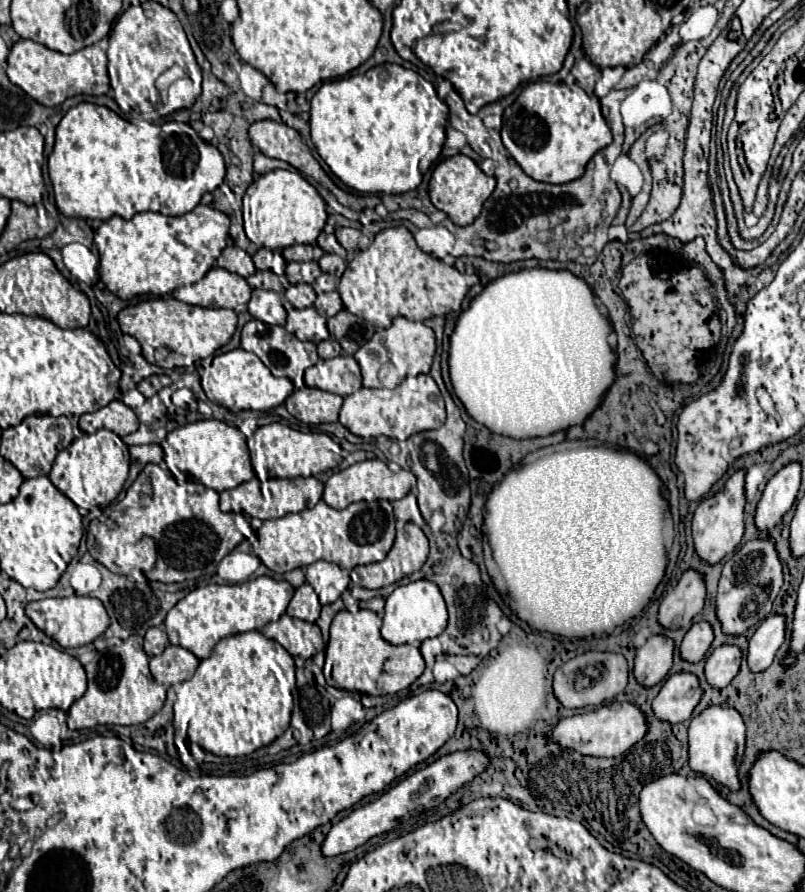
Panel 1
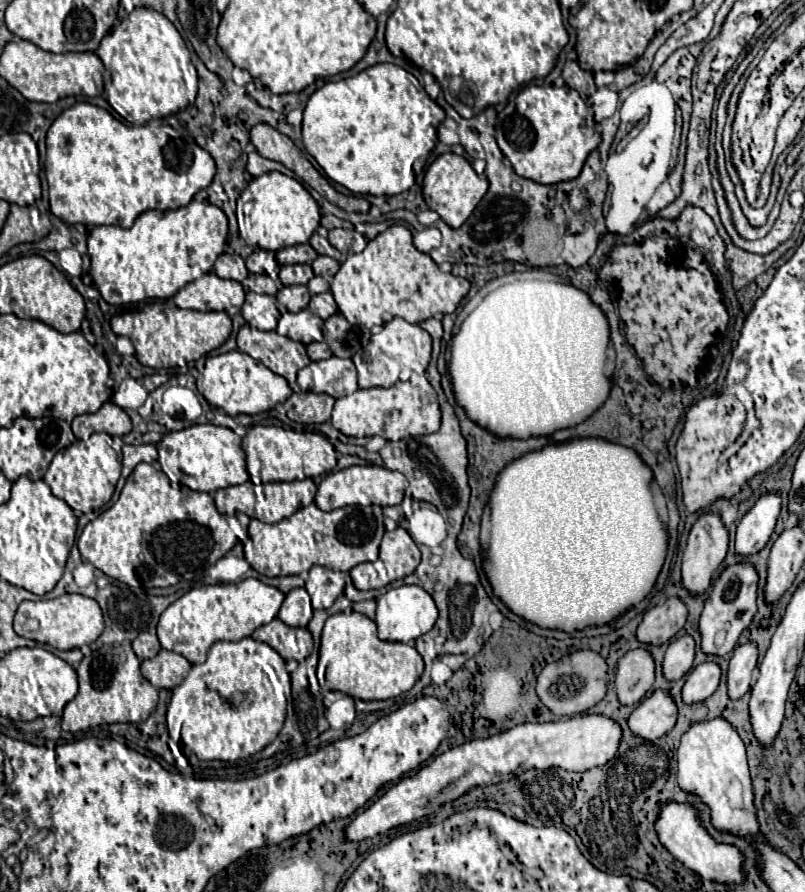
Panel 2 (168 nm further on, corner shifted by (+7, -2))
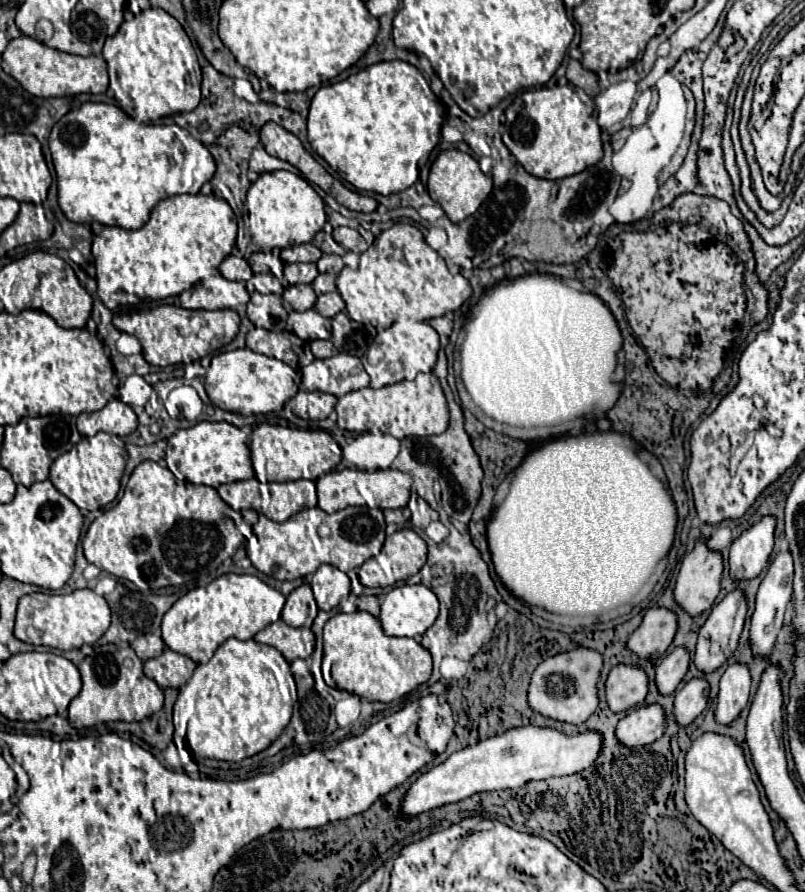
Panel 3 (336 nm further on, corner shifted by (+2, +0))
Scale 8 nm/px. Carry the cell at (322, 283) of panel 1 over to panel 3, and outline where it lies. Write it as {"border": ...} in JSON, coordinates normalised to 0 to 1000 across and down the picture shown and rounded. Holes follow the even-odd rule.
{"border":[[[396,308],[396,311],[389,315],[389,324],[394,331],[416,326],[416,308]]]}

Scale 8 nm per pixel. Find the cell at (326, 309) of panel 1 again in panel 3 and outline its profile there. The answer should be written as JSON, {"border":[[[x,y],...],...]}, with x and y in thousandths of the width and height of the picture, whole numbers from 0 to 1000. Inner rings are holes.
{"border":[[[401,328],[401,331],[396,331],[390,345],[401,355],[416,355],[419,351],[429,349],[429,340],[421,328]]]}

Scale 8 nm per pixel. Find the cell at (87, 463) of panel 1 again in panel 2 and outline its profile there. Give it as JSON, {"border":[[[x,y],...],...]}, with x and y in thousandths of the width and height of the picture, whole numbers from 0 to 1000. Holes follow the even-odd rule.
{"border":[[[117,485],[109,494],[94,494],[84,503],[77,503],[65,515],[55,539],[65,548],[65,553],[82,562],[92,573],[112,575],[132,566],[147,541],[152,526],[152,501],[154,496],[150,490],[139,490],[132,485]]]}

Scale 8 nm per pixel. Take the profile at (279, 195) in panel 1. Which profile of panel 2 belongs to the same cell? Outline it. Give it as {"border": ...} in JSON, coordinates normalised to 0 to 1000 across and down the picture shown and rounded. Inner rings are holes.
{"border":[[[335,192],[335,194],[328,194],[328,196],[313,201],[308,205],[308,210],[301,214],[293,226],[293,243],[297,263],[306,274],[314,277],[320,275],[330,281],[348,281],[360,275],[383,272],[383,268],[398,252],[398,232],[373,203],[368,203],[365,198],[358,198],[353,194],[345,194],[345,192]]]}

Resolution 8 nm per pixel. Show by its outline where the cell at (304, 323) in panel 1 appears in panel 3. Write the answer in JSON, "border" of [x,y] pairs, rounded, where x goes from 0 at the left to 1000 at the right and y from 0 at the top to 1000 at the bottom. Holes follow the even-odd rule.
{"border":[[[384,346],[376,351],[361,349],[354,369],[366,373],[376,382],[391,382],[391,380],[409,380],[411,378],[409,367],[406,367],[406,358],[401,353],[396,353],[391,346]]]}

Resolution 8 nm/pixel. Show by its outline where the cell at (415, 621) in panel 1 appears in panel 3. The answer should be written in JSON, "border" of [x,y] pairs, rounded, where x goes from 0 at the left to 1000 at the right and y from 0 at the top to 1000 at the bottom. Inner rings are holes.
{"border":[[[501,656],[486,660],[473,672],[471,696],[478,712],[516,714],[525,712],[545,689],[545,674],[528,656]]]}

